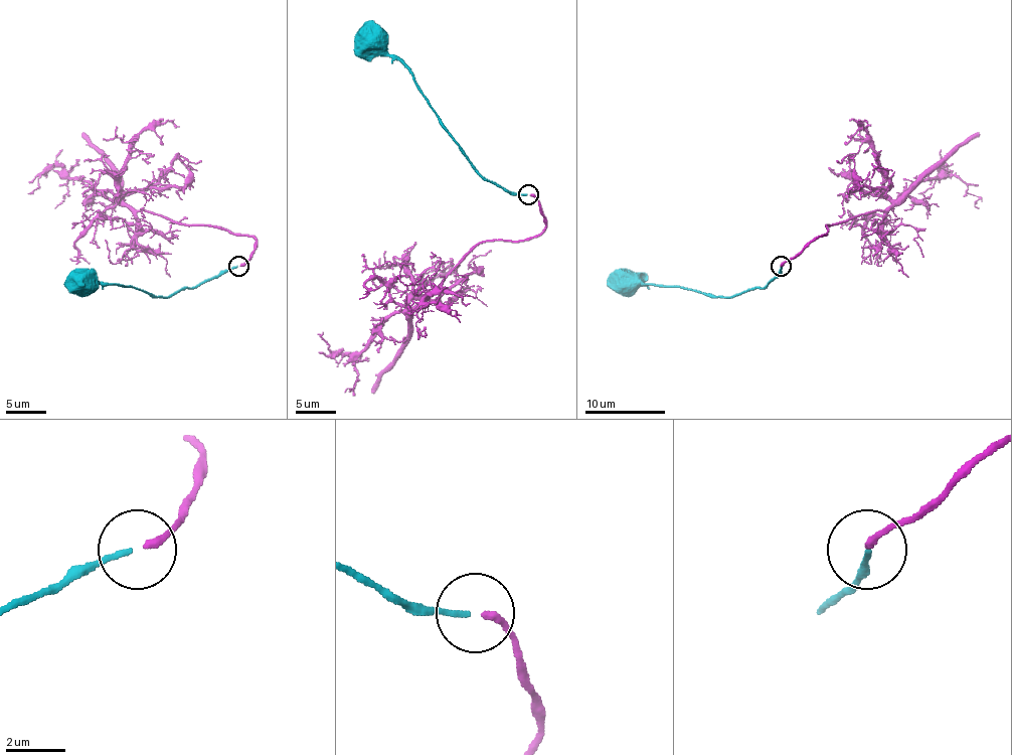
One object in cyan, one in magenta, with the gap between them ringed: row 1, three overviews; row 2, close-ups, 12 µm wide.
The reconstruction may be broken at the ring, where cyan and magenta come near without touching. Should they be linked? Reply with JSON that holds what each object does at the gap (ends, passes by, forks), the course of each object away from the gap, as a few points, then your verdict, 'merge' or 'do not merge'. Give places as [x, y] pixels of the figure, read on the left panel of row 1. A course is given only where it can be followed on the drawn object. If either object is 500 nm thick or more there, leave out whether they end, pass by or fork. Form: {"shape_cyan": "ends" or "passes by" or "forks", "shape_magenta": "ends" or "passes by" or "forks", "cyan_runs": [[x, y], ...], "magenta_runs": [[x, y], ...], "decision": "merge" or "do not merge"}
{"shape_cyan": "ends", "shape_magenta": "ends", "cyan_runs": [[237, 267], [183, 287], [169, 297], [153, 297], [136, 287], [86, 283], [81, 281]], "magenta_runs": [[239, 265], [256, 243], [247, 235], [132, 210], [120, 199], [181, 187], [189, 169], [179, 157], [201, 161]], "decision": "merge"}

